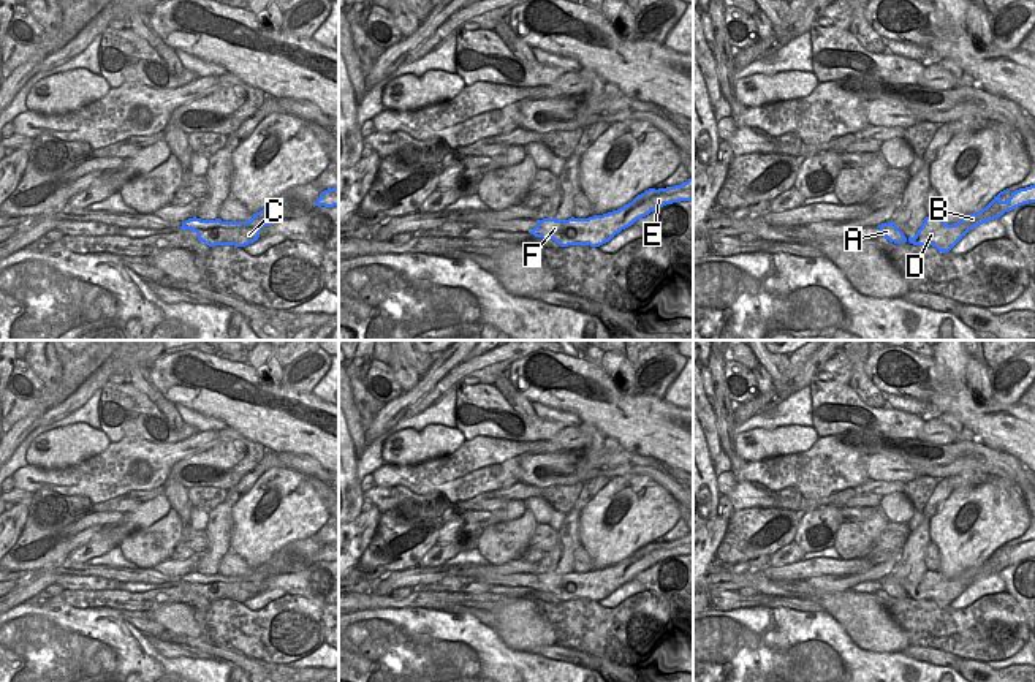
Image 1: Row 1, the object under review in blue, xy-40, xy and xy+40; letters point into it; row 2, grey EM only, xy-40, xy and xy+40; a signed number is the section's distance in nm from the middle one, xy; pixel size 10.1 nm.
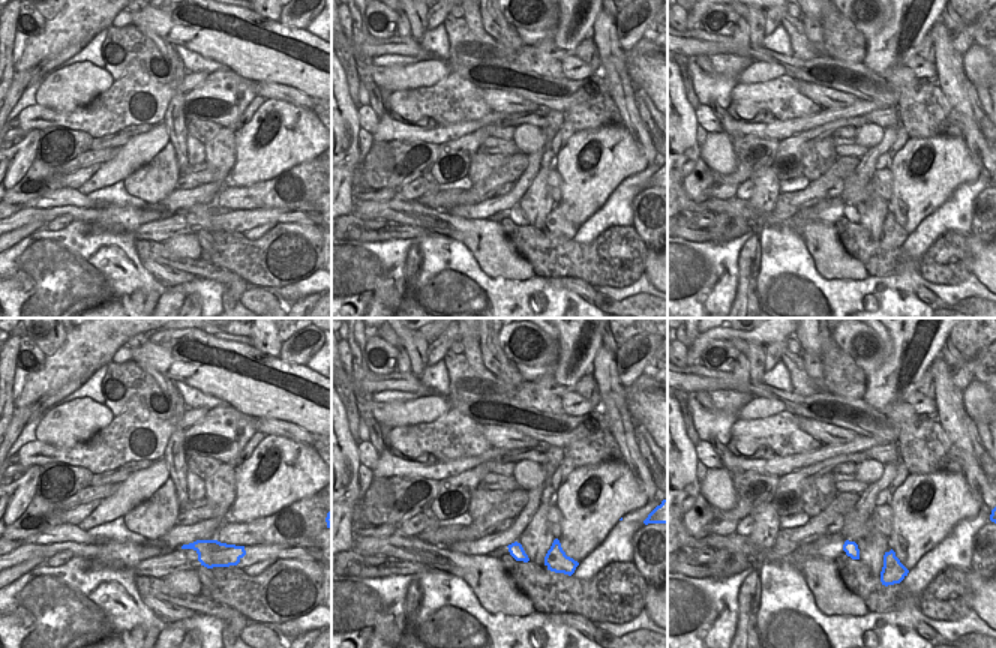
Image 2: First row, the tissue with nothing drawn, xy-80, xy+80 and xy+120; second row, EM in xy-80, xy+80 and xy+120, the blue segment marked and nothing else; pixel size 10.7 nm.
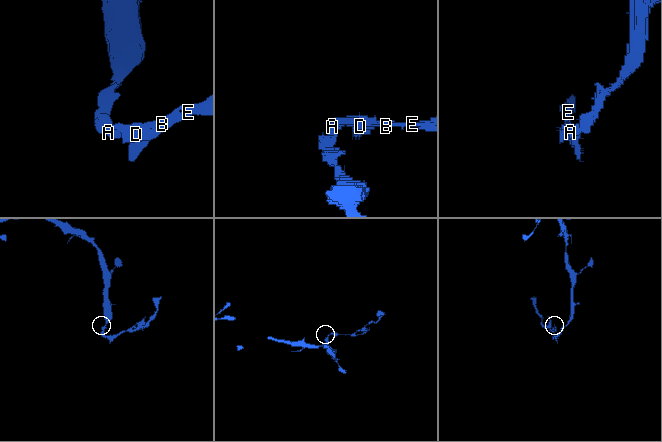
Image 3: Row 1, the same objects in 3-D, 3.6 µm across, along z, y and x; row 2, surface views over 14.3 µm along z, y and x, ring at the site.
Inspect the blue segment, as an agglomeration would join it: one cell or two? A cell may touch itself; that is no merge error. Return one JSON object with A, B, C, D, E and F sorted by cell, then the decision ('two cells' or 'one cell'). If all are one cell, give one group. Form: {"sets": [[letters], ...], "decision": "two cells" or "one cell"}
{"sets": [["A"], ["B", "C", "D", "E", "F"]], "decision": "two cells"}

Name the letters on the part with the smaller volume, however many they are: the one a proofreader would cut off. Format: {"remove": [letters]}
{"remove": ["B", "C", "D", "E", "F"]}

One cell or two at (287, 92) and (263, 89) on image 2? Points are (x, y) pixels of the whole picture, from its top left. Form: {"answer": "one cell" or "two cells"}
{"answer": "one cell"}

